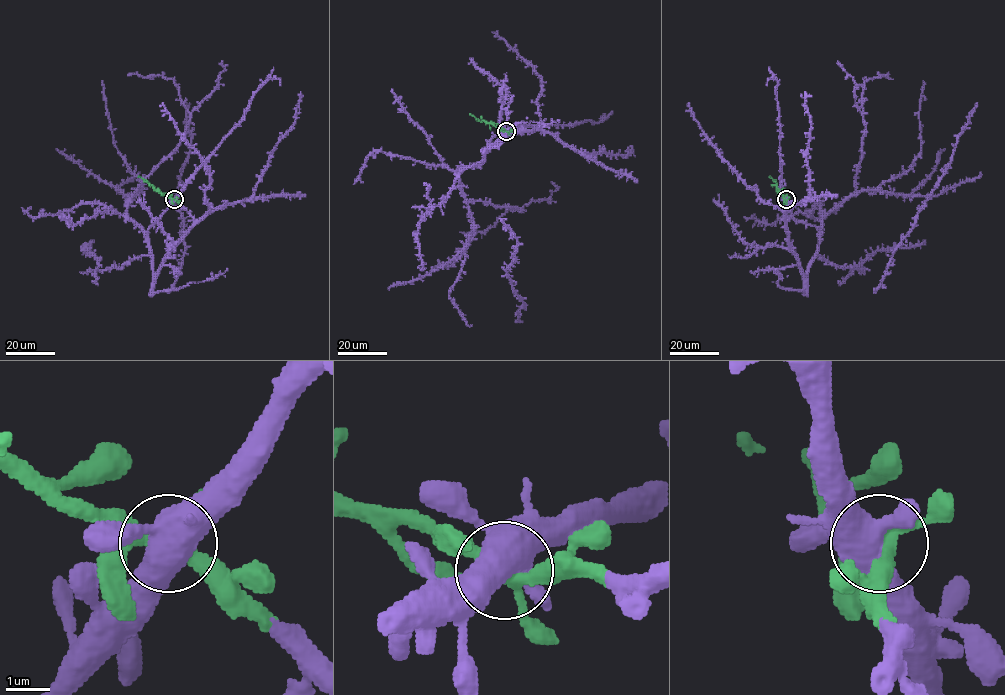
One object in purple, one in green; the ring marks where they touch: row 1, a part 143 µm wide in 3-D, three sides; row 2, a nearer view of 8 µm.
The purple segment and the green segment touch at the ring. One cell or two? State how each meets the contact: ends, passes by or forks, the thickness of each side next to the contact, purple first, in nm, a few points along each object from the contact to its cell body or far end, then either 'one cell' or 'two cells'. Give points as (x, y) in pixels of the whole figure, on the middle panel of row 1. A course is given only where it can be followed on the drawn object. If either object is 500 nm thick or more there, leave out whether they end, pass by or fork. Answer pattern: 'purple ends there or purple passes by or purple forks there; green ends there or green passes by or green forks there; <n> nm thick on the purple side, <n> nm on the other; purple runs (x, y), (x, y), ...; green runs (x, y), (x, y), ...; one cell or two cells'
purple forks there; green forks there; 480 nm thick on the purple side, 280 nm on the other; purple runs (507, 131), (491, 140), (479, 163), (494, 143), (509, 135), (540, 131), (583, 154), (631, 151), (635, 157); green runs (507, 131), (469, 113); one cell

